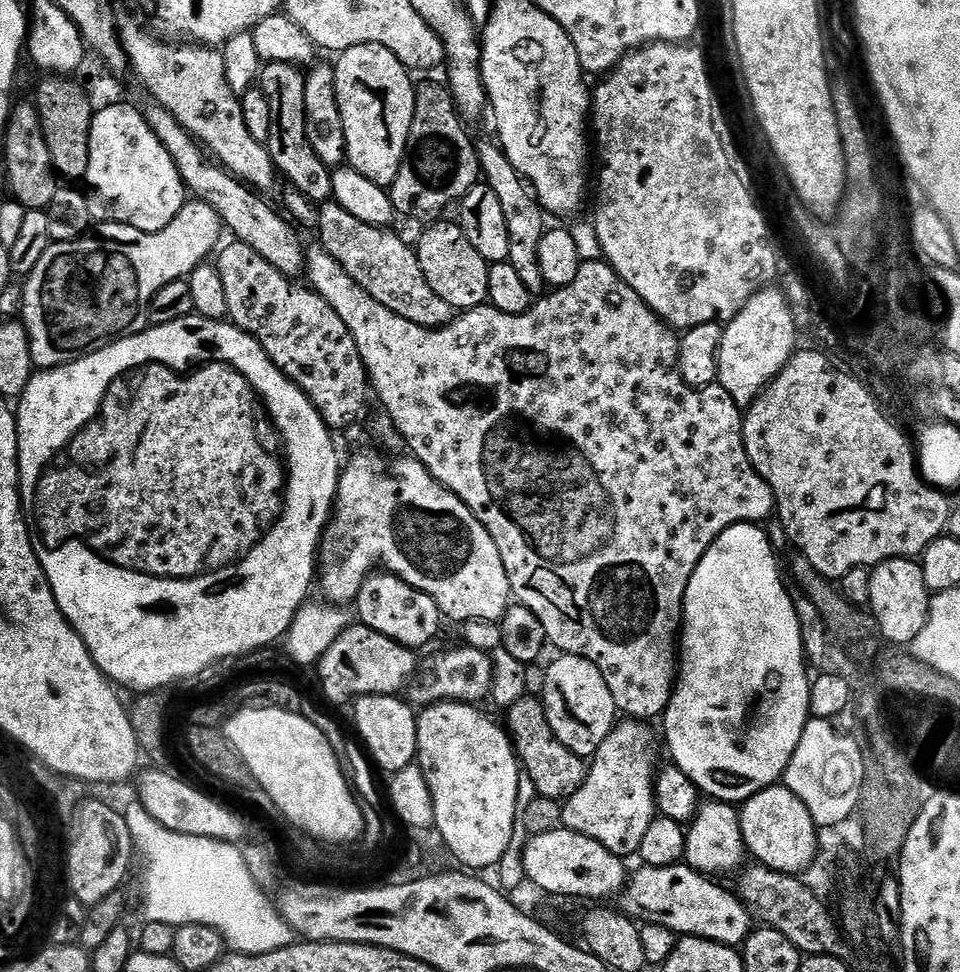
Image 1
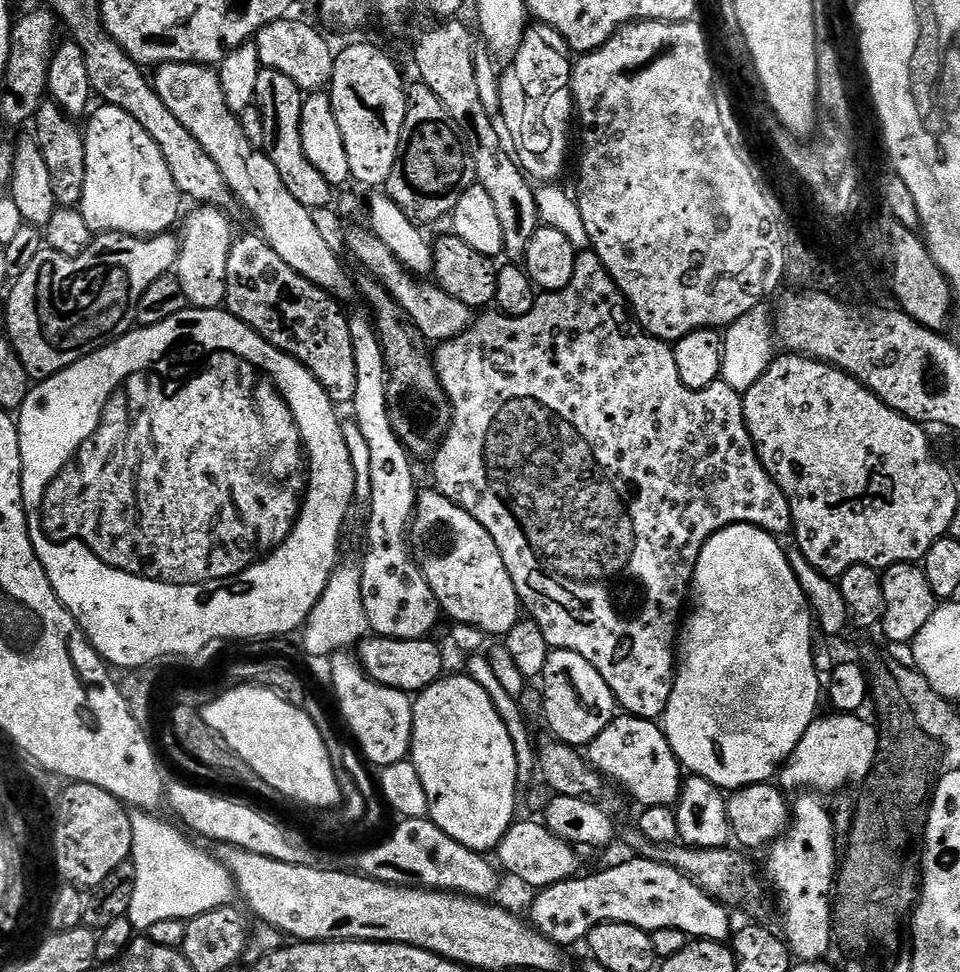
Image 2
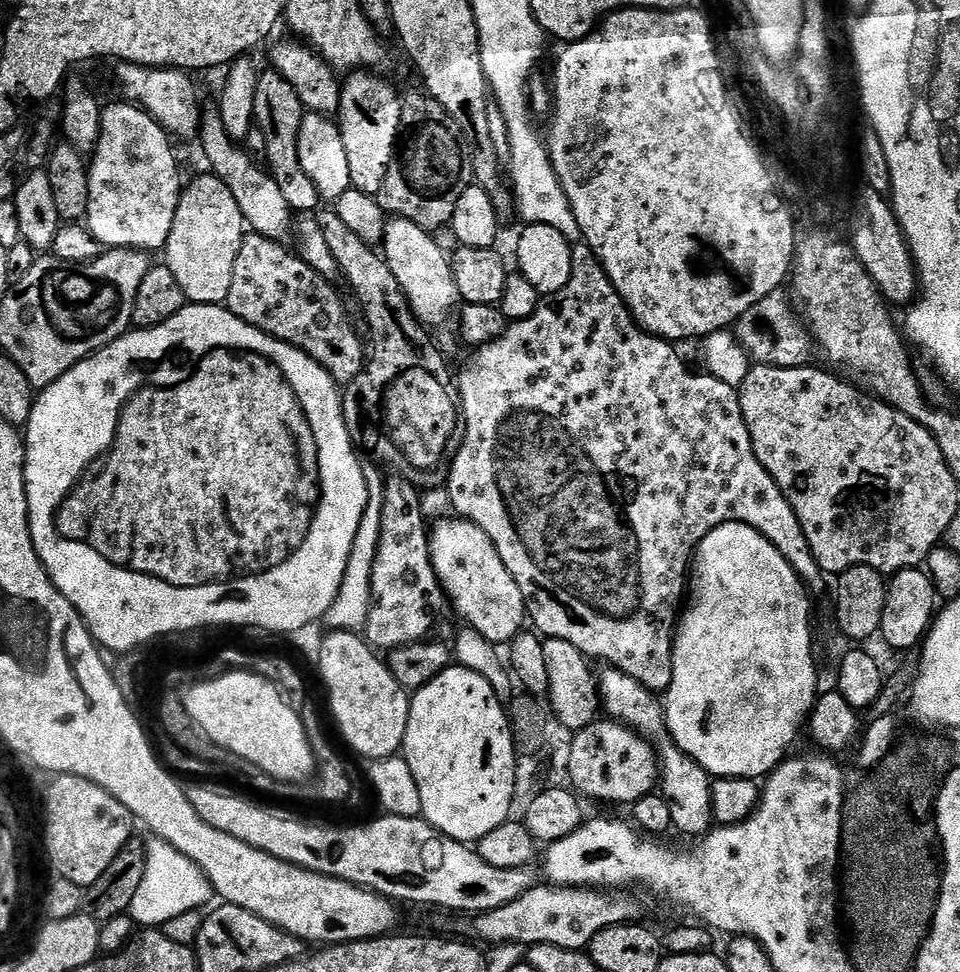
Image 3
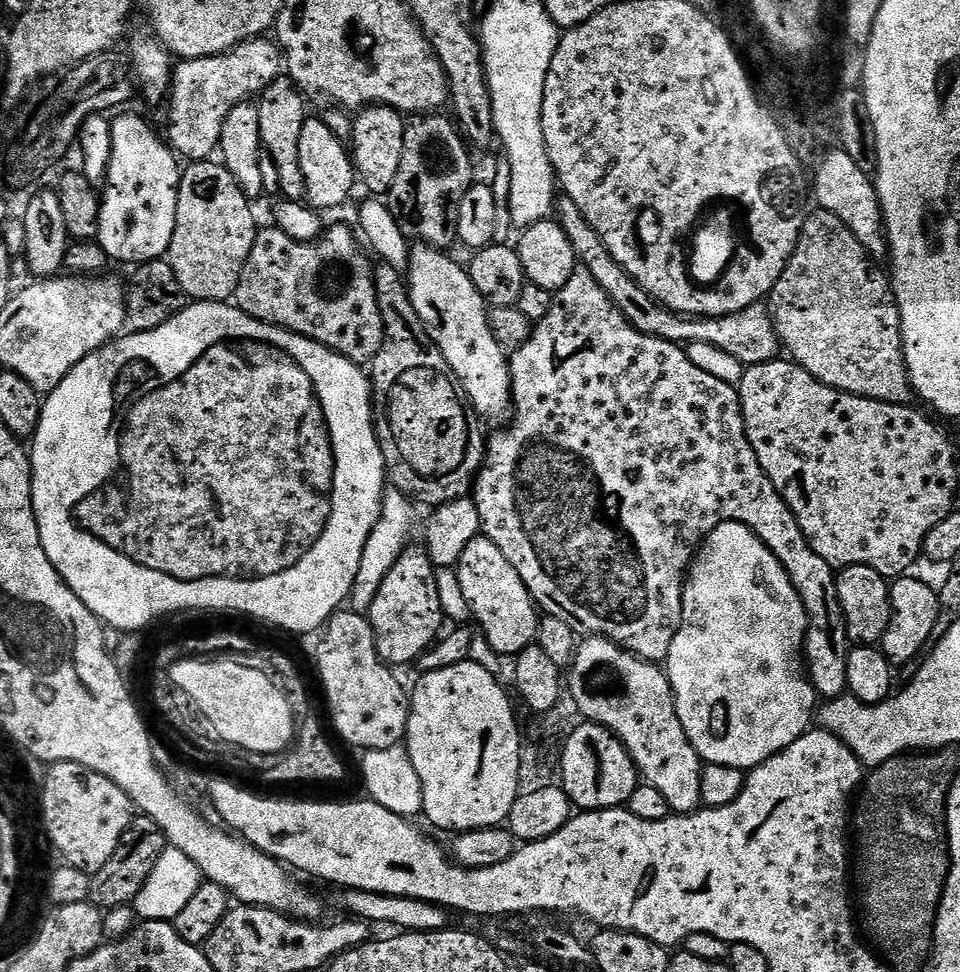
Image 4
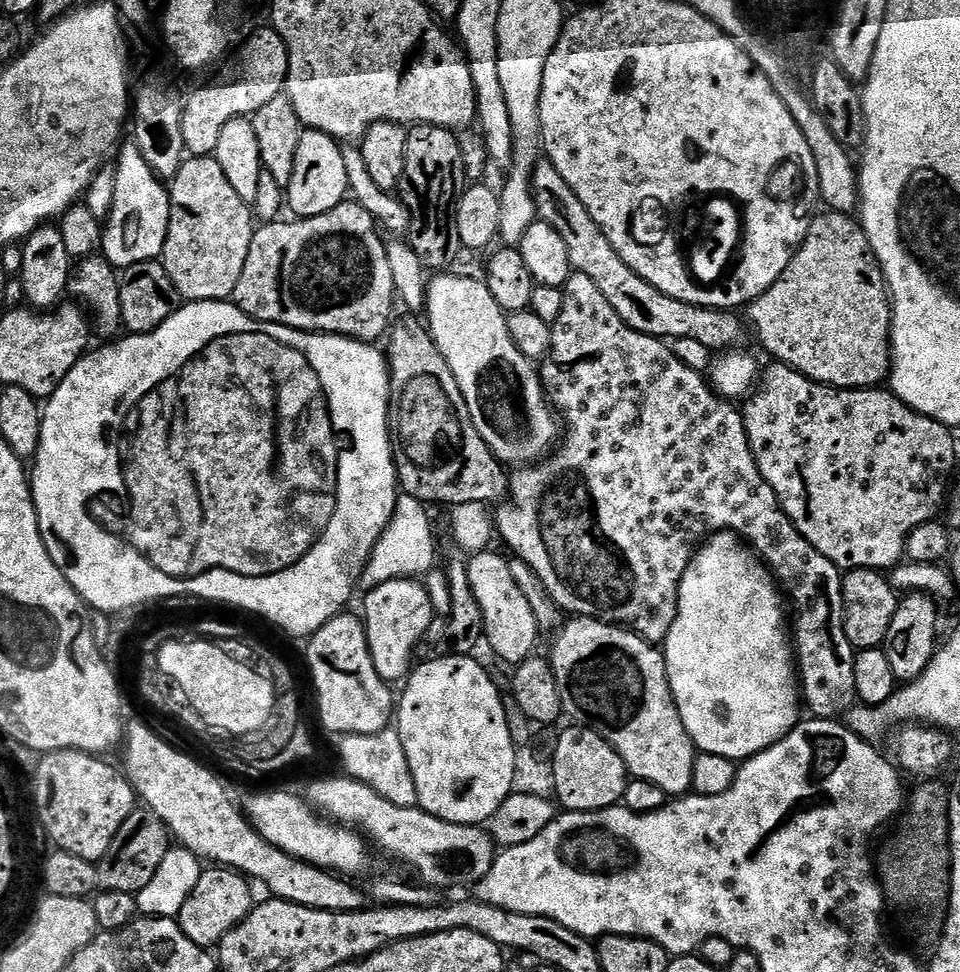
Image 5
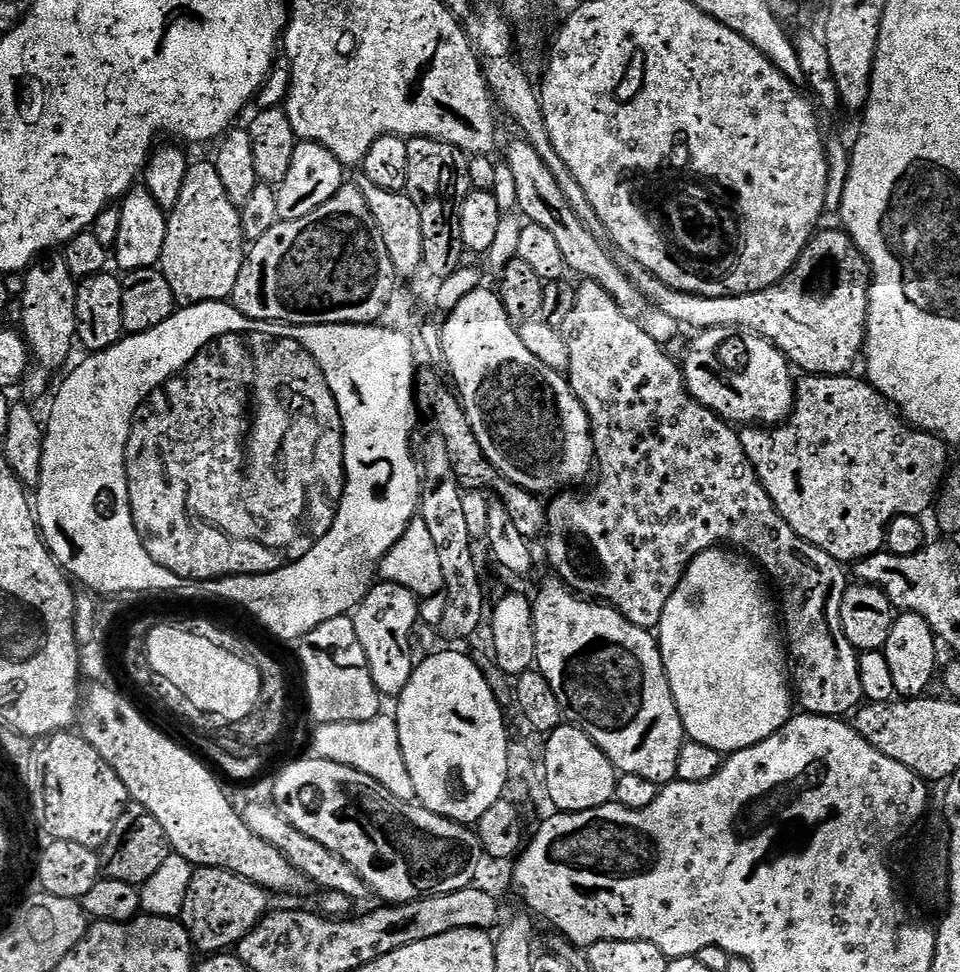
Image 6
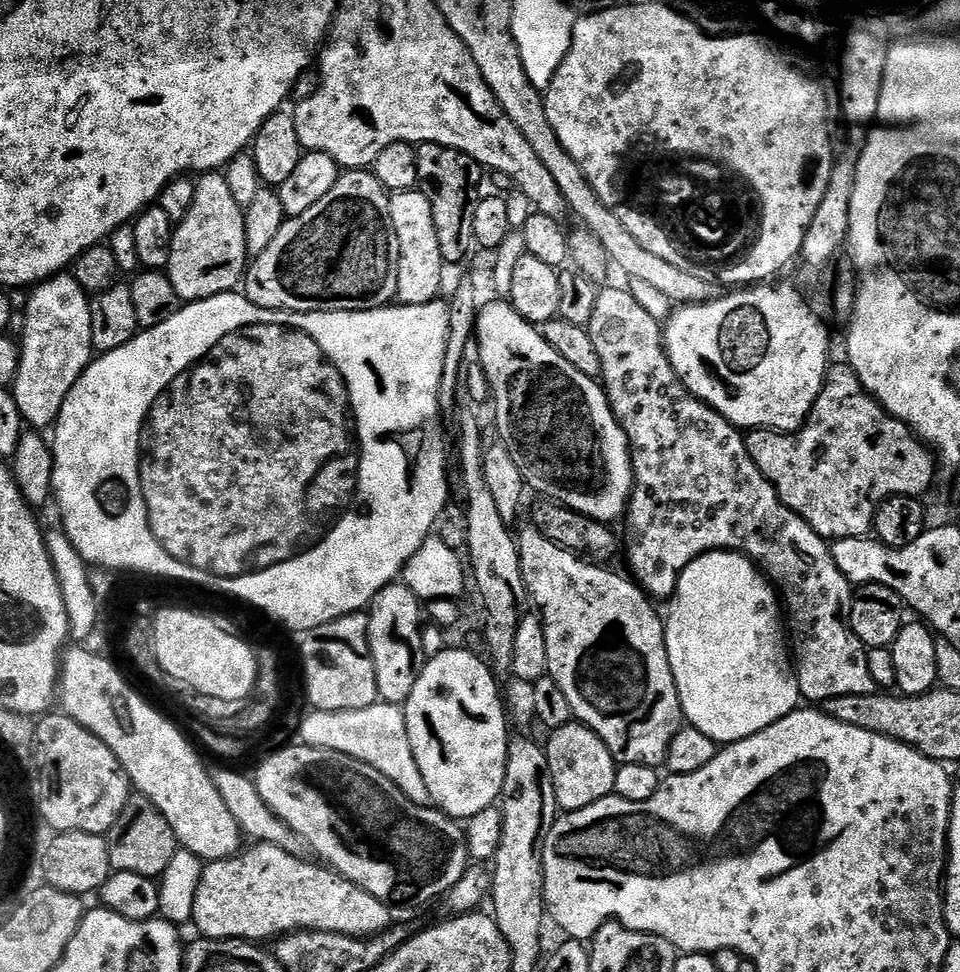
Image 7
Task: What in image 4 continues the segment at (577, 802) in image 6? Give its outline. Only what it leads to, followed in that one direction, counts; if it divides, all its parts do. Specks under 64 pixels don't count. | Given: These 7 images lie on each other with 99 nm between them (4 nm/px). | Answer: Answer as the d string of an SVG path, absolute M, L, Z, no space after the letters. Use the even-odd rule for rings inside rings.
M580 722L562 744L559 783L580 810L618 808L627 805L638 783L638 769L624 743L601 724Z

